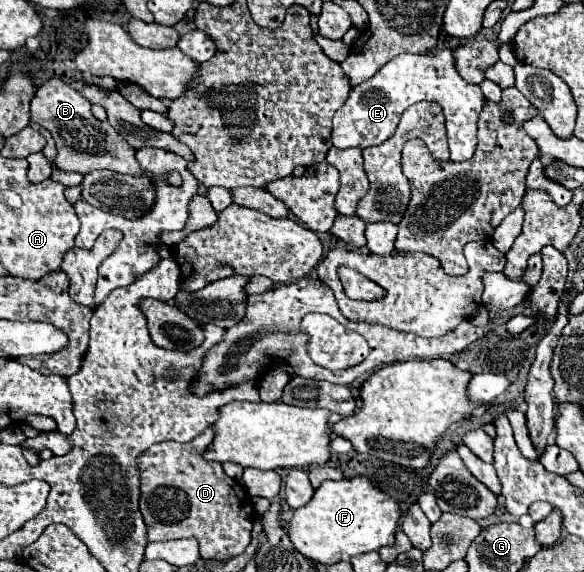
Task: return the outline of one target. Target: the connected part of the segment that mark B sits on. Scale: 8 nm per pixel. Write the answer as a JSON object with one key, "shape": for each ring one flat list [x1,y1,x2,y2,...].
{"shape":[[49,78,35,90,31,100,31,124,47,128,57,144,57,158,55,166,59,170,71,170,87,174,97,168,109,168,121,174,135,174,135,176,149,176,143,172,135,160,135,150,119,138,119,134,111,128,109,122,99,122,91,114,91,104,73,90,61,78]]}

